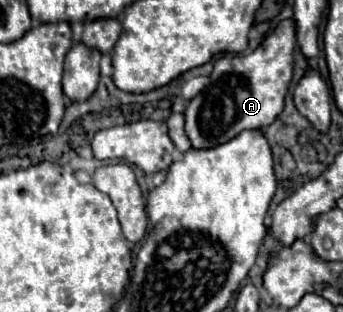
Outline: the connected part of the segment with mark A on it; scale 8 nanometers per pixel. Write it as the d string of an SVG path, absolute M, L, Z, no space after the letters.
M284 19L258 49L248 55L220 57L214 63L210 85L186 107L186 135L196 149L210 149L234 139L244 129L264 129L284 109L284 97L294 73L296 25Z

